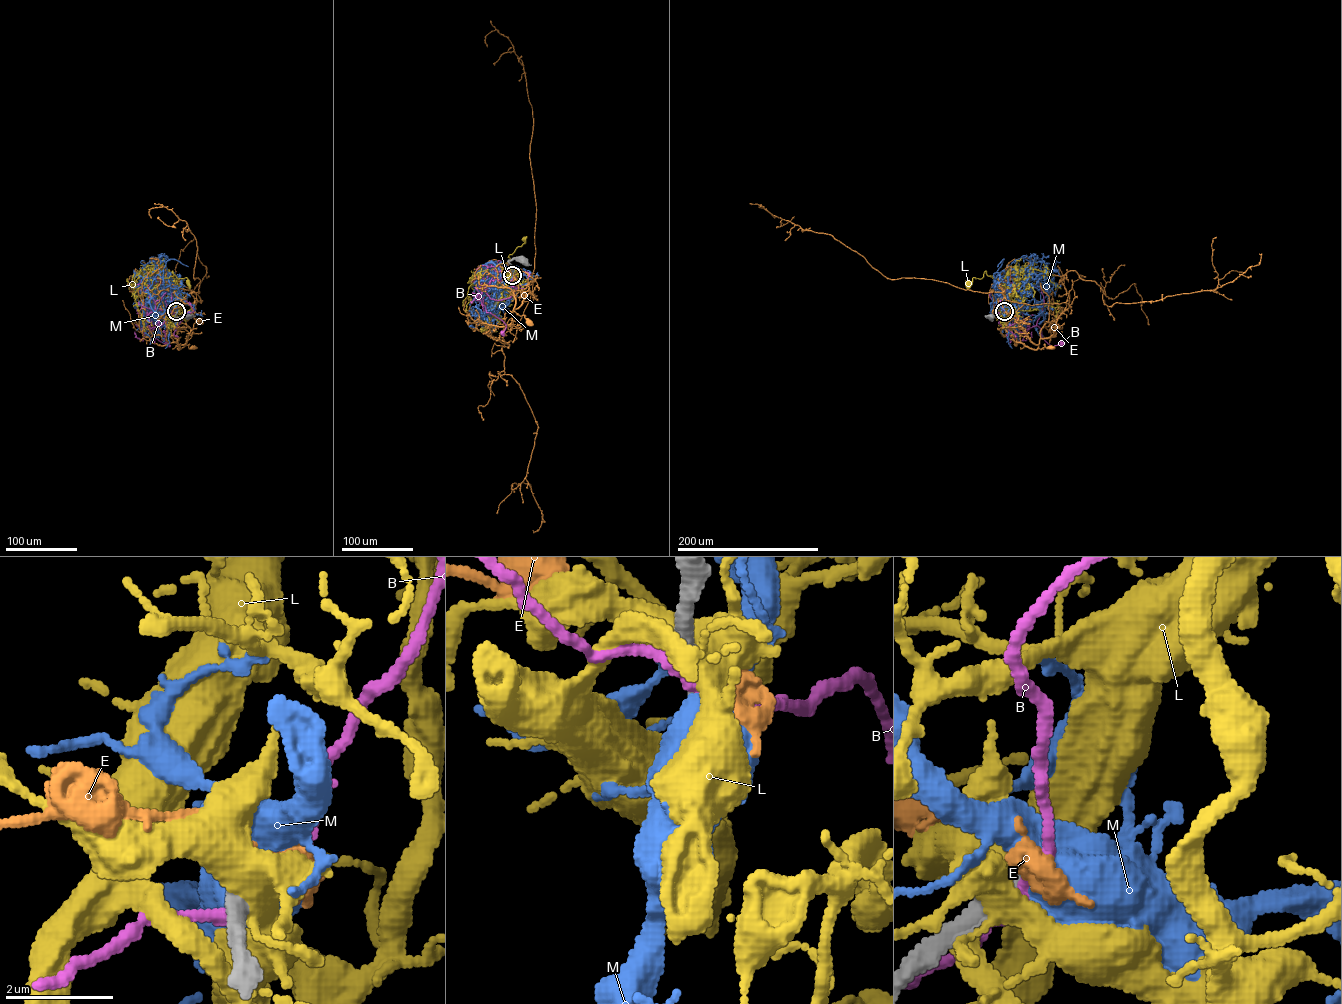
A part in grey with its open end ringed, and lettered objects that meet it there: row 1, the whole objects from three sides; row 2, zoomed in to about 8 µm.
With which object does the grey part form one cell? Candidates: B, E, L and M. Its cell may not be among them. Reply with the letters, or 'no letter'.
no letter

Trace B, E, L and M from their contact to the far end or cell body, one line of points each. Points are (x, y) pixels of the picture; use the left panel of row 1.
B: (176, 312), (155, 309), (147, 317), (144, 331), (150, 326), (151, 334), (166, 343)
E: (176, 311), (165, 317), (166, 339), (176, 342), (178, 349), (186, 345), (193, 347)
L: (176, 312), (173, 287), (166, 276), (159, 274), (160, 279), (169, 278), (174, 276), (172, 271), (187, 282)
M: (176, 311), (174, 301), (164, 288), (163, 274), (154, 271), (135, 291), (133, 304)

